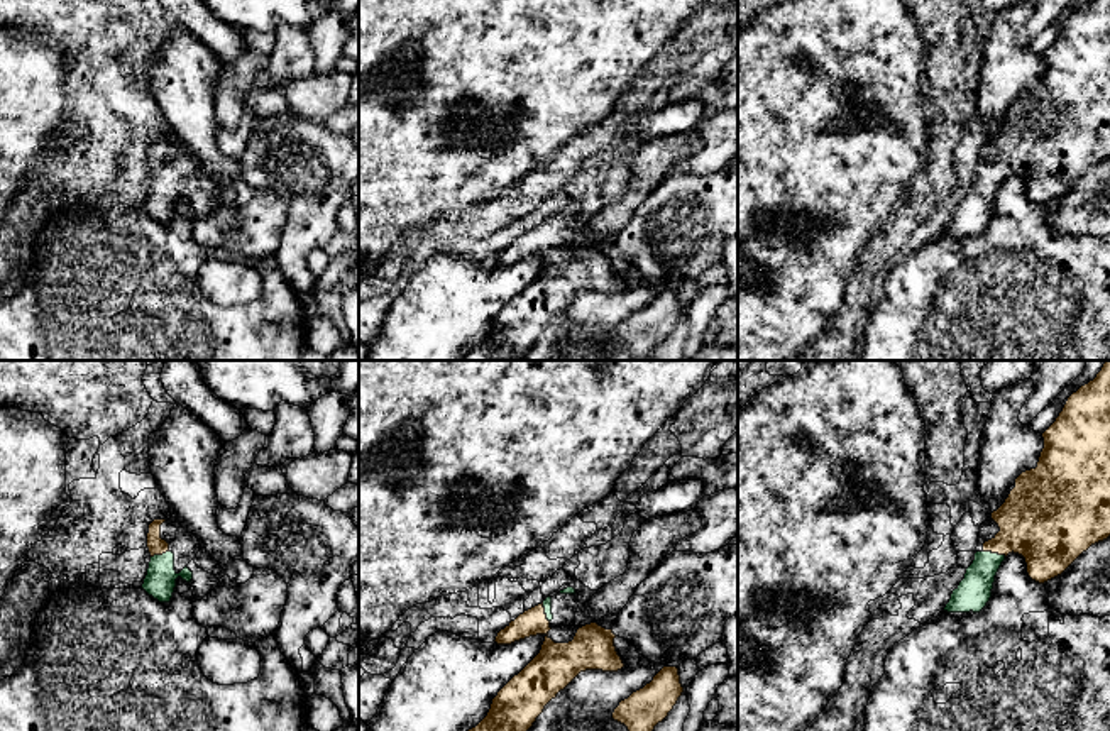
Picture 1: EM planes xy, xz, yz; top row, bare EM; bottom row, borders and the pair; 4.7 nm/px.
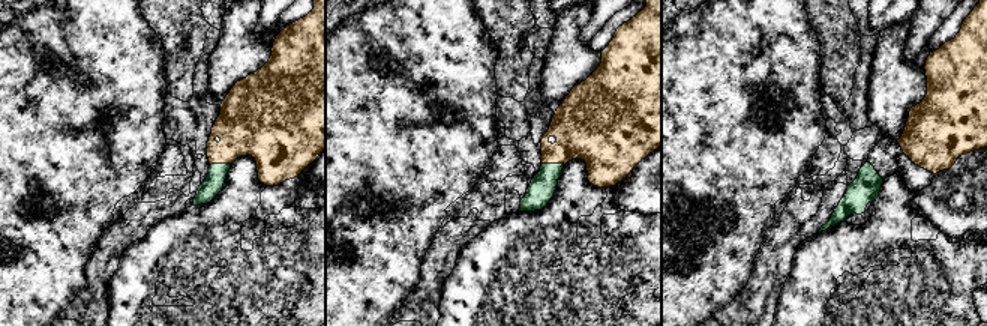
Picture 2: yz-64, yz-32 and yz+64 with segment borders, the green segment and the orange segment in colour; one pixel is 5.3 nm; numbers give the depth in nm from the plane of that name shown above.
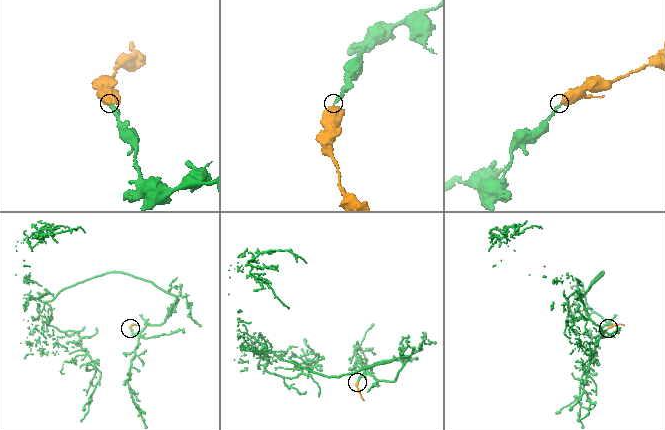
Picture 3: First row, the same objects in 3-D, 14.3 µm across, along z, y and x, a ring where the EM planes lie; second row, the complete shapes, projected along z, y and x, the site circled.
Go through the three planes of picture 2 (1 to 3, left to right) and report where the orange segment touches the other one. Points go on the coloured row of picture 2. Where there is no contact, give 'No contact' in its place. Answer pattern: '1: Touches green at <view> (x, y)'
1: Touches green at yz-64 (219, 164)
2: Touches green at yz-32 (554, 164)
3: No contact

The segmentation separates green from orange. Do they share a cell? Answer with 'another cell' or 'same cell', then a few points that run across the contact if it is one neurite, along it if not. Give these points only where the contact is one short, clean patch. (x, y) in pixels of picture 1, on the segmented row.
same cell; line yz (973, 593), (985, 564), (995, 554), (1036, 520)

